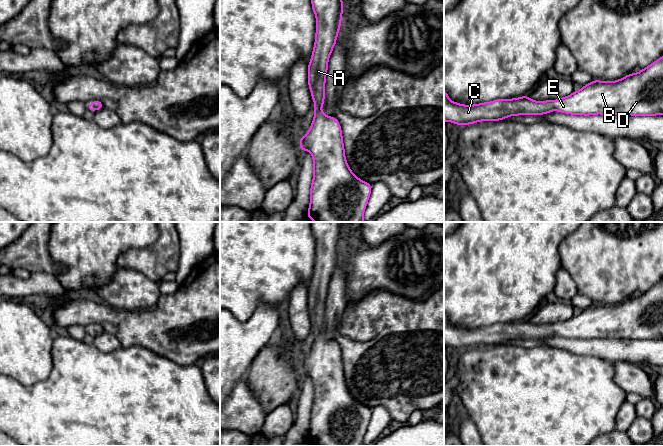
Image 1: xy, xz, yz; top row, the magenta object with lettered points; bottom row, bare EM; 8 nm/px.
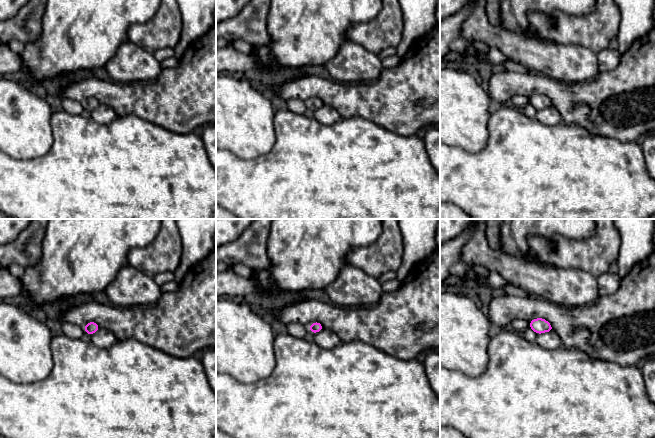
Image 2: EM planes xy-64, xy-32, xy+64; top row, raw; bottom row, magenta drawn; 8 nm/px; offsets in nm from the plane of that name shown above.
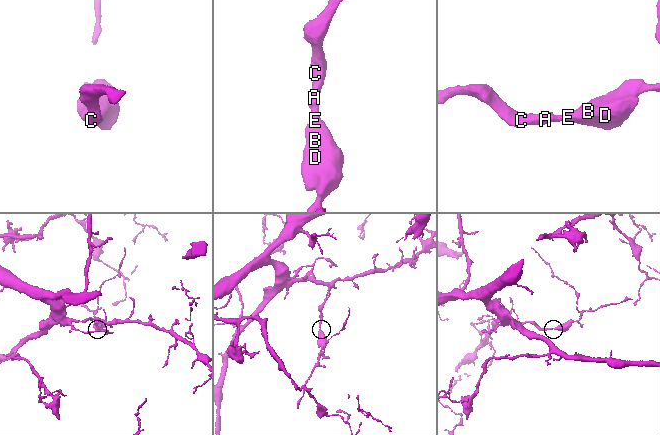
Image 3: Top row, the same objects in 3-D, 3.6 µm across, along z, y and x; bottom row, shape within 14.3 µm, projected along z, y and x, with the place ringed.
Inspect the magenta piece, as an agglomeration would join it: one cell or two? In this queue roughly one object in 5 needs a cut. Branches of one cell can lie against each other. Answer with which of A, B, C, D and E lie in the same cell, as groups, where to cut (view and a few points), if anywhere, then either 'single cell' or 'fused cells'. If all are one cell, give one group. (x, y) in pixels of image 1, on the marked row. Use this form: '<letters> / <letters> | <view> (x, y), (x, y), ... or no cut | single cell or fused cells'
A B C D E | no cut | single cell

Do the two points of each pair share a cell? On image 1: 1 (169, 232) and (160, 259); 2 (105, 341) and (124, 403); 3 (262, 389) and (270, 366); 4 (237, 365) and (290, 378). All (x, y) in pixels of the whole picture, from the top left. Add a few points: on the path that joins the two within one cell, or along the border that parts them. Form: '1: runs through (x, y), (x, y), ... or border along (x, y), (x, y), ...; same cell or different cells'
1: runs through (168, 239), (165, 252); same cell
2: border along (92, 344), (103, 351), (113, 351), (121, 347); different cells
3: runs through (268, 383), (270, 381), (270, 372); same cell
4: border along (262, 348), (245, 374); different cells

